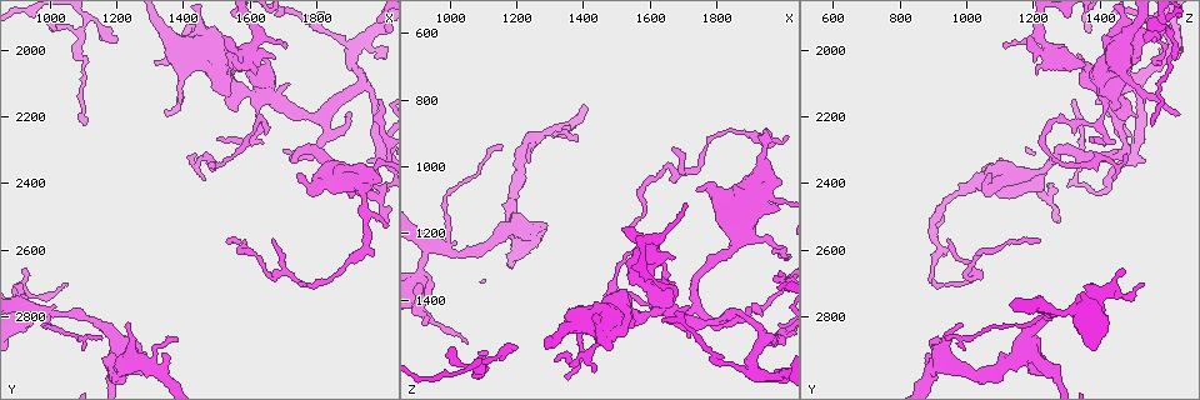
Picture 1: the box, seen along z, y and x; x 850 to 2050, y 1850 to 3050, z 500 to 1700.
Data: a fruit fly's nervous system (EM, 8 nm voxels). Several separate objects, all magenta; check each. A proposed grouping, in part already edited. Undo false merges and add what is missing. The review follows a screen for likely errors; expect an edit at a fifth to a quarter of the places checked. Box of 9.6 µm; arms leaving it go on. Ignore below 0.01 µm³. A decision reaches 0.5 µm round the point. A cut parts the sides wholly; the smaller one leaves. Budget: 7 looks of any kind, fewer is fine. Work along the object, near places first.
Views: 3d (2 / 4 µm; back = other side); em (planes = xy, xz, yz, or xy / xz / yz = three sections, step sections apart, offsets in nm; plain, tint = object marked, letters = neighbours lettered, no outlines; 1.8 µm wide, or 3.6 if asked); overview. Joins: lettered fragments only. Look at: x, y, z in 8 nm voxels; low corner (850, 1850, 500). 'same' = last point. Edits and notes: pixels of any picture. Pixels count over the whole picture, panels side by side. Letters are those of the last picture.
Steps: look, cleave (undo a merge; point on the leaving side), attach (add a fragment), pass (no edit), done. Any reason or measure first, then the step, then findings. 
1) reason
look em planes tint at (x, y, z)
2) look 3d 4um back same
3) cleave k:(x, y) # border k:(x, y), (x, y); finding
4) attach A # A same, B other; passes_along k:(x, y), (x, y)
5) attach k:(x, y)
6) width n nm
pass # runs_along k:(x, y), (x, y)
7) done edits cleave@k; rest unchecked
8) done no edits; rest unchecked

calibre changes
look 3d 4um at (1630, 2130, 1430)

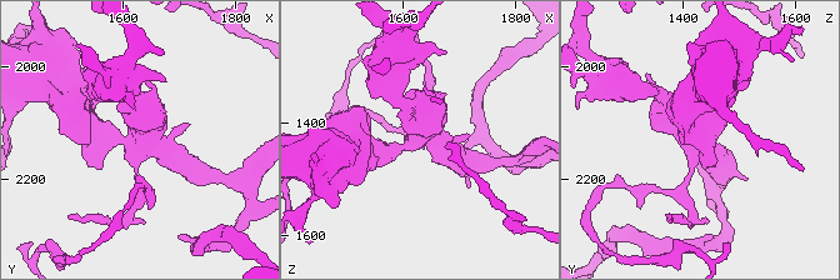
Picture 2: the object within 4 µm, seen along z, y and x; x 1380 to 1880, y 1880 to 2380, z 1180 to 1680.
arms 4; shape alone is not enough
look em 3.6um planes tint at (1630, 2135, 1430)

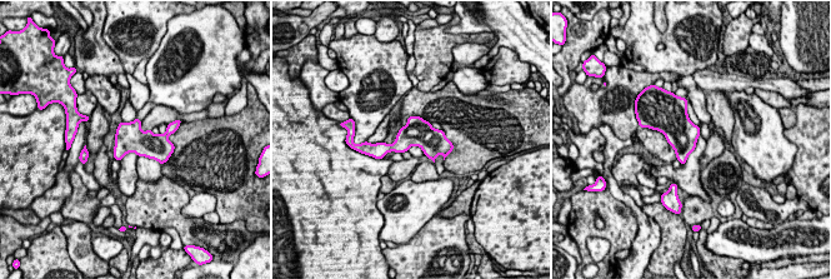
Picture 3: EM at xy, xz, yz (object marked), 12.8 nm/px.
look em 3.6um planes letters same

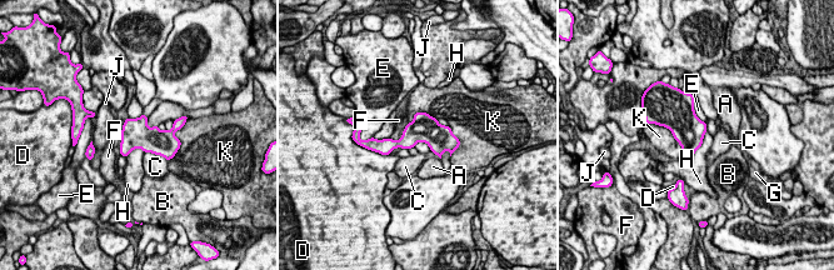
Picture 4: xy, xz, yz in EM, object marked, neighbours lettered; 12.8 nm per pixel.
pass # A other, B other, C other, D other, E other, F other, G other, H other, J other, K other; runs_along 4:(453, 139), (383, 144); continuous, no second neuron

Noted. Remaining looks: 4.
branch stops here
look em xz step 8 letters at (1270, 2890, 1180)

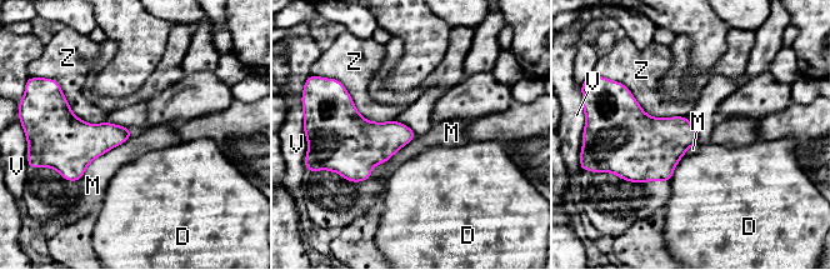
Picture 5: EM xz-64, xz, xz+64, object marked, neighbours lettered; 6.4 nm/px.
look em planes letters same

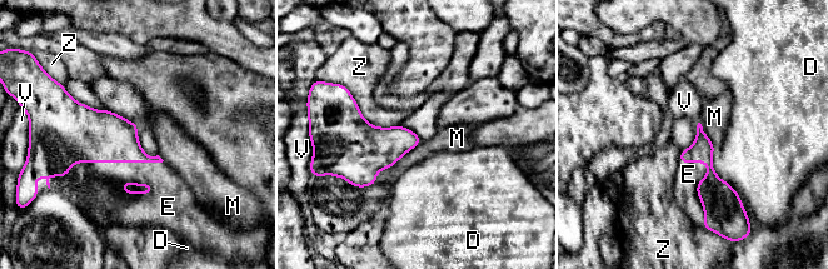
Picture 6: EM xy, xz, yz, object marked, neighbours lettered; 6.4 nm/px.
attach E # D other, E same, M other, V other, Z other; passes_along 6:(128, 187), (140, 184), (168, 207); it goes on there

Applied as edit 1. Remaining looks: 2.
sudden change in width
look 3d 4um at (1970, 2360, 1110)

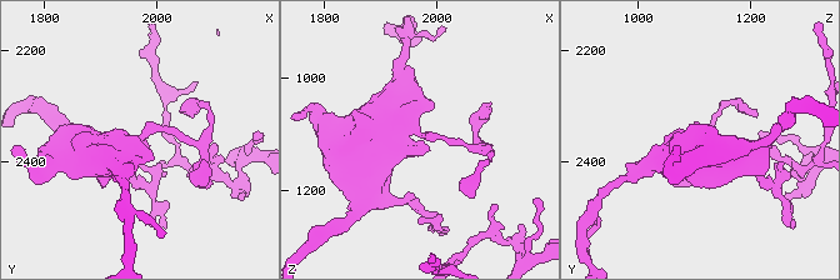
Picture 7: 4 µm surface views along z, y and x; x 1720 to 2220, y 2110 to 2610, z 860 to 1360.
look em 3.6um xz step 16 letters at (1970, 2355, 1100)

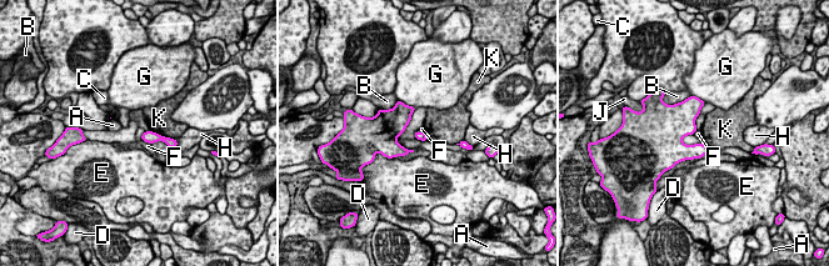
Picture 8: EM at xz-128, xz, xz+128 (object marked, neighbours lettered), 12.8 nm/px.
pass # A other, B other, C other, D other, E other, F other, G other, H other, J other, K other; border 8:(144, 131), (141, 139), (150, 144); one neuron here

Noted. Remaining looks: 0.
done edits attach@6; rest unchecked

